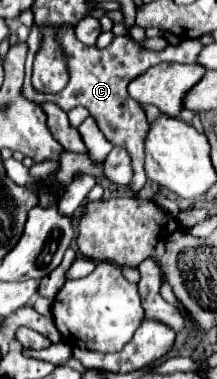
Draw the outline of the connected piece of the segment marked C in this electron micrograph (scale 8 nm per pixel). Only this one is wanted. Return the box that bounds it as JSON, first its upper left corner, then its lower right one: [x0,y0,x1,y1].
[23,27,201,191]

